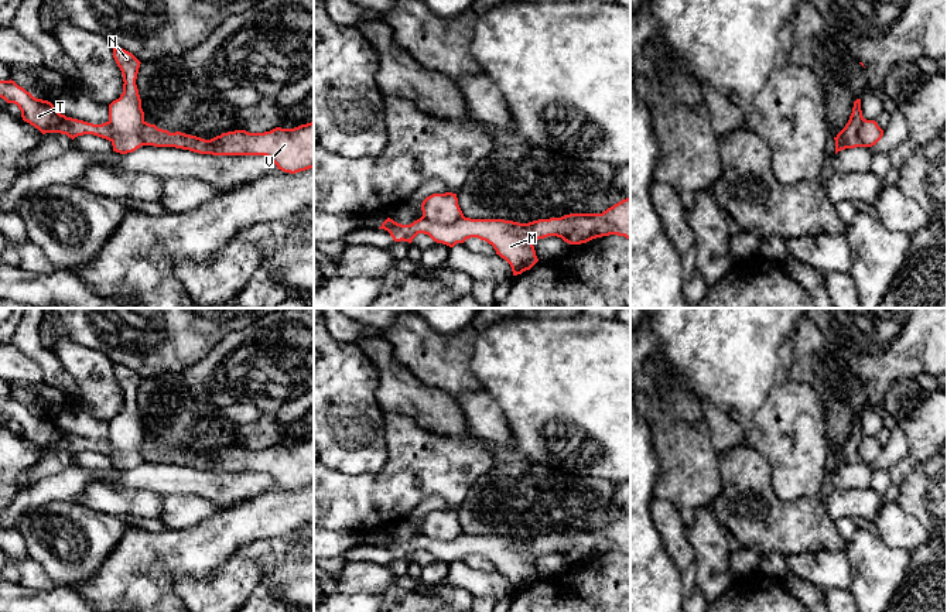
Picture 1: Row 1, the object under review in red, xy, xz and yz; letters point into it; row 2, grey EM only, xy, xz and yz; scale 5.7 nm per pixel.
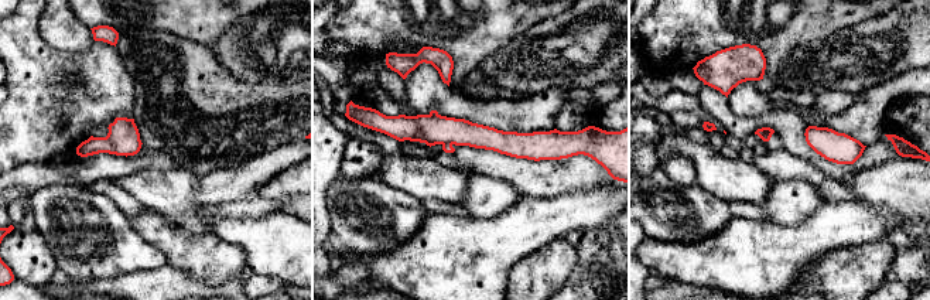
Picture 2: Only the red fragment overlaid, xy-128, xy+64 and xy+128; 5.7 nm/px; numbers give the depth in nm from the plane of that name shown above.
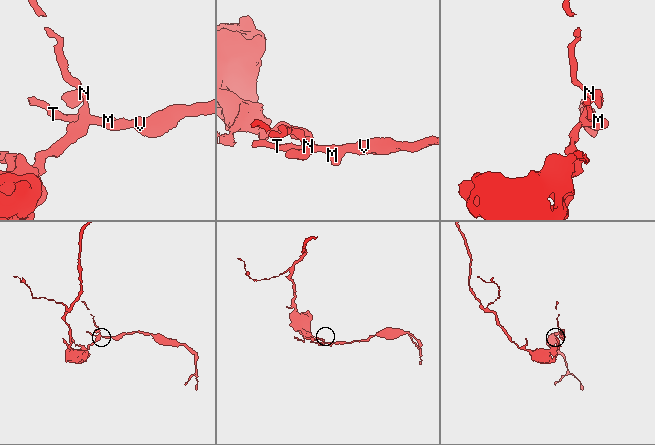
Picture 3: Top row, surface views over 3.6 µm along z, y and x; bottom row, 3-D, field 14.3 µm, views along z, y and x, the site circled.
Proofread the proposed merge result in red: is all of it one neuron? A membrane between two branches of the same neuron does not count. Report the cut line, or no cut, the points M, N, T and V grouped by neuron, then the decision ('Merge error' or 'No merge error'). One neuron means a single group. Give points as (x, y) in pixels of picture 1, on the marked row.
Split along xz (464, 216), (448, 224), (436, 224), (421, 218). Groups: M T V / N. Merge error

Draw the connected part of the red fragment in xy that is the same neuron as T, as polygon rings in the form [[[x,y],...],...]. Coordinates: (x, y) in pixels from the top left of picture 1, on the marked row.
[[[0,81],[0,98],[14,103],[21,110],[24,122],[45,133],[66,134],[72,140],[78,136],[93,134],[112,141],[116,130],[109,122],[93,124],[61,114],[51,102],[37,99],[14,81]]]

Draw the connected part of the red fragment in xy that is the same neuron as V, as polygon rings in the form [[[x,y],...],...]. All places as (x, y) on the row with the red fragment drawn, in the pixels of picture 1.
[[[144,122],[139,134],[144,146],[175,147],[212,155],[266,155],[278,170],[290,174],[314,168],[314,122],[264,133],[235,130],[211,140],[181,131],[170,133]]]

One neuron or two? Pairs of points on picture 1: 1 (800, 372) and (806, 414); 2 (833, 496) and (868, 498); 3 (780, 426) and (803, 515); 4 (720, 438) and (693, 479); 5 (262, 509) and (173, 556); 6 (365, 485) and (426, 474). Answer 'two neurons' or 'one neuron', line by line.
1: two neurons
2: one neuron
3: two neurons
4: two neurons
5: one neuron
6: one neuron

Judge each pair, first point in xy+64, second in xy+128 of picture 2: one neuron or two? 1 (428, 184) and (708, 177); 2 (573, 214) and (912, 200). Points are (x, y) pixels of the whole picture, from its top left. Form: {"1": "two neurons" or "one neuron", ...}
{"1": "one neuron", "2": "two neurons"}

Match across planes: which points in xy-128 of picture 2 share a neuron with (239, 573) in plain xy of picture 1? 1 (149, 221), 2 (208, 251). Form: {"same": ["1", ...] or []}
{"same": ["1", "2"]}

